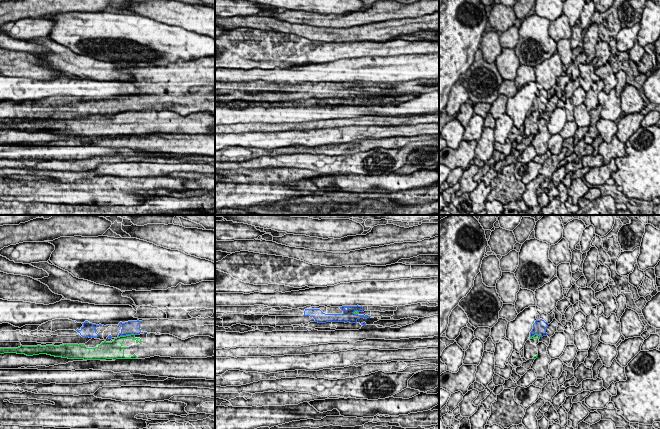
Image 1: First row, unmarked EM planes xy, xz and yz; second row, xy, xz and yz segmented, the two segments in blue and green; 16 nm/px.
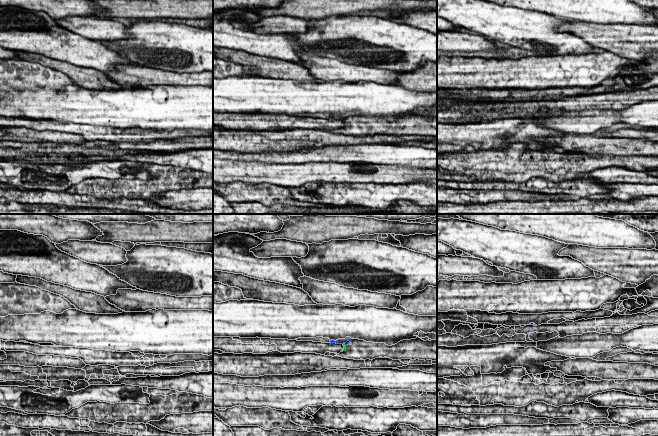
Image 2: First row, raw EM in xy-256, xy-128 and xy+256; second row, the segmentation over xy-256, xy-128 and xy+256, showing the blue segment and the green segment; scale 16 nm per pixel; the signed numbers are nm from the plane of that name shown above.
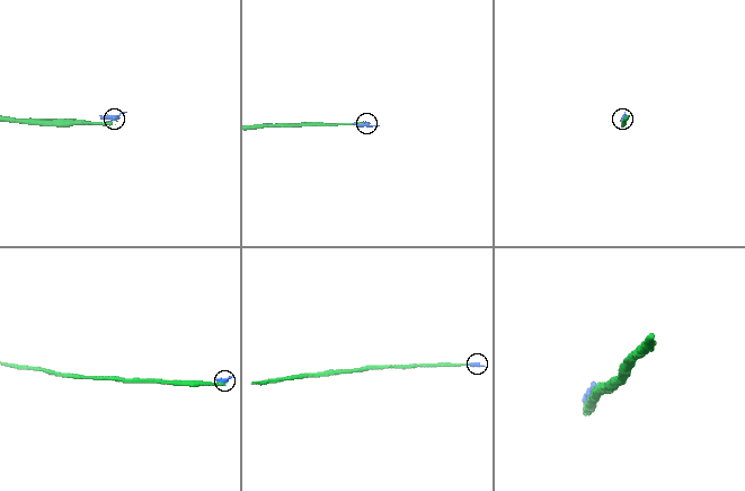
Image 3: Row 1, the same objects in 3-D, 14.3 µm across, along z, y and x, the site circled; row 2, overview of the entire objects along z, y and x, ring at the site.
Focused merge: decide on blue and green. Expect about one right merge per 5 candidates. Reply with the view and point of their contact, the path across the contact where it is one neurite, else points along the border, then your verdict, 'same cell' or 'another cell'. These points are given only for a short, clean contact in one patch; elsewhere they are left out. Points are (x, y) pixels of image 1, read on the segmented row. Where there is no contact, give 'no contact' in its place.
meets blue in xy at (126, 334); border along xy (134, 334), (120, 335), (118, 337); another cell

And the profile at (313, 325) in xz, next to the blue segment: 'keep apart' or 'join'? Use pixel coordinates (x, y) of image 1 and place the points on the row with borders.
keep apart

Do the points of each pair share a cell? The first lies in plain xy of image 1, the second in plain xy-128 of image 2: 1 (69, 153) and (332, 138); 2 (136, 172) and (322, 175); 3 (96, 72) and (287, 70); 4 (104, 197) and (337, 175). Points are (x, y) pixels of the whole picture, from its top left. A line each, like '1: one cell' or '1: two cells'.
1: two cells
2: one cell
3: two cells
4: two cells

